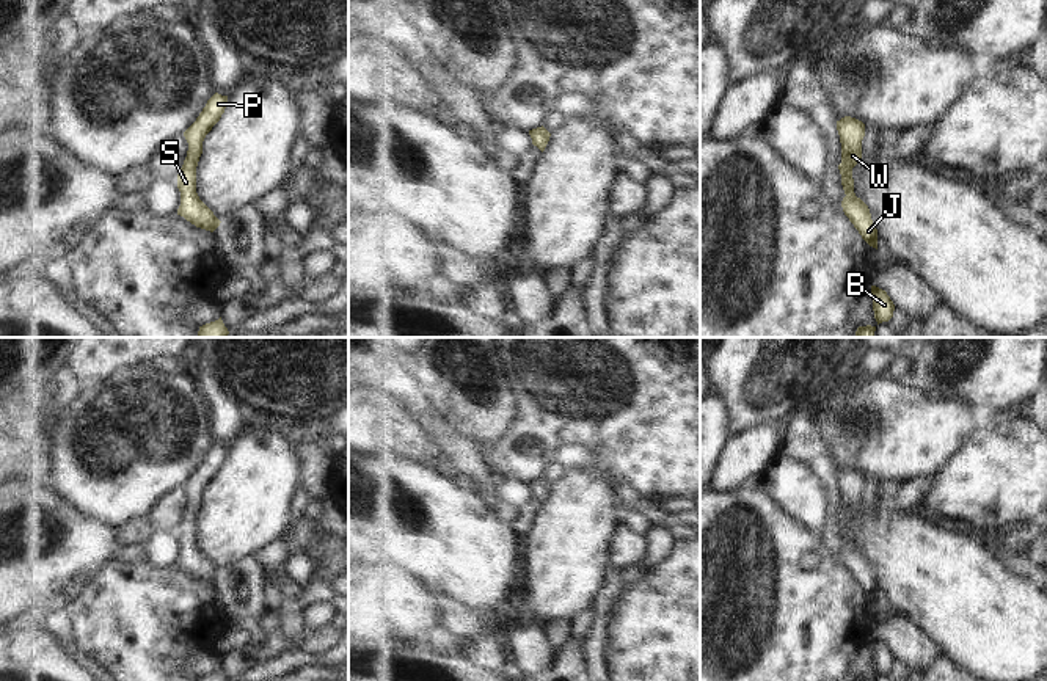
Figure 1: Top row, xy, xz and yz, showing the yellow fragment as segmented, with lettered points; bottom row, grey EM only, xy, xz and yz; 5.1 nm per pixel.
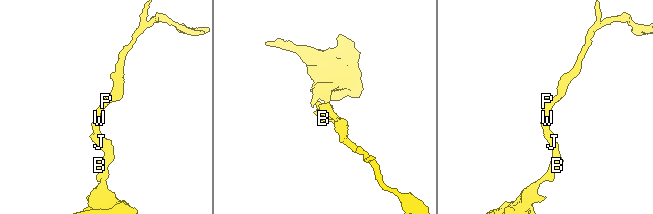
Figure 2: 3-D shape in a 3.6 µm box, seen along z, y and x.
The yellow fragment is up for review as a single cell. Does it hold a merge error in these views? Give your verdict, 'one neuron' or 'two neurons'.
one neuron

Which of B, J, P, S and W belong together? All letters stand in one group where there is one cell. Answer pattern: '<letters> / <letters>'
B J P S W

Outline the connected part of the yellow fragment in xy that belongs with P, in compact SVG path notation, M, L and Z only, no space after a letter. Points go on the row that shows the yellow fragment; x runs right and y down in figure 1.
M215 93L196 118L196 121L184 132L188 143L187 157L177 174L177 188L181 191L181 206L177 215L196 228L213 232L220 226L220 220L199 199L196 193L196 166L202 154L202 141L212 127L220 121L228 104L228 96Z

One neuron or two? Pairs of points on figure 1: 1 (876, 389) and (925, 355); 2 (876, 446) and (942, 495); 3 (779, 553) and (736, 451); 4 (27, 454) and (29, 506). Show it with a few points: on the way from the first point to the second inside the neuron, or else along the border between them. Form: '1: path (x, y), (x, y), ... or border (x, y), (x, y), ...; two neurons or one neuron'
1: border (904, 382), (926, 399), (937, 402); two neurons
2: border (958, 447), (933, 474); two neurons
3: border (743, 485), (733, 490), (716, 490); two neurons
4: border (16, 479), (35, 484), (47, 482); two neurons

